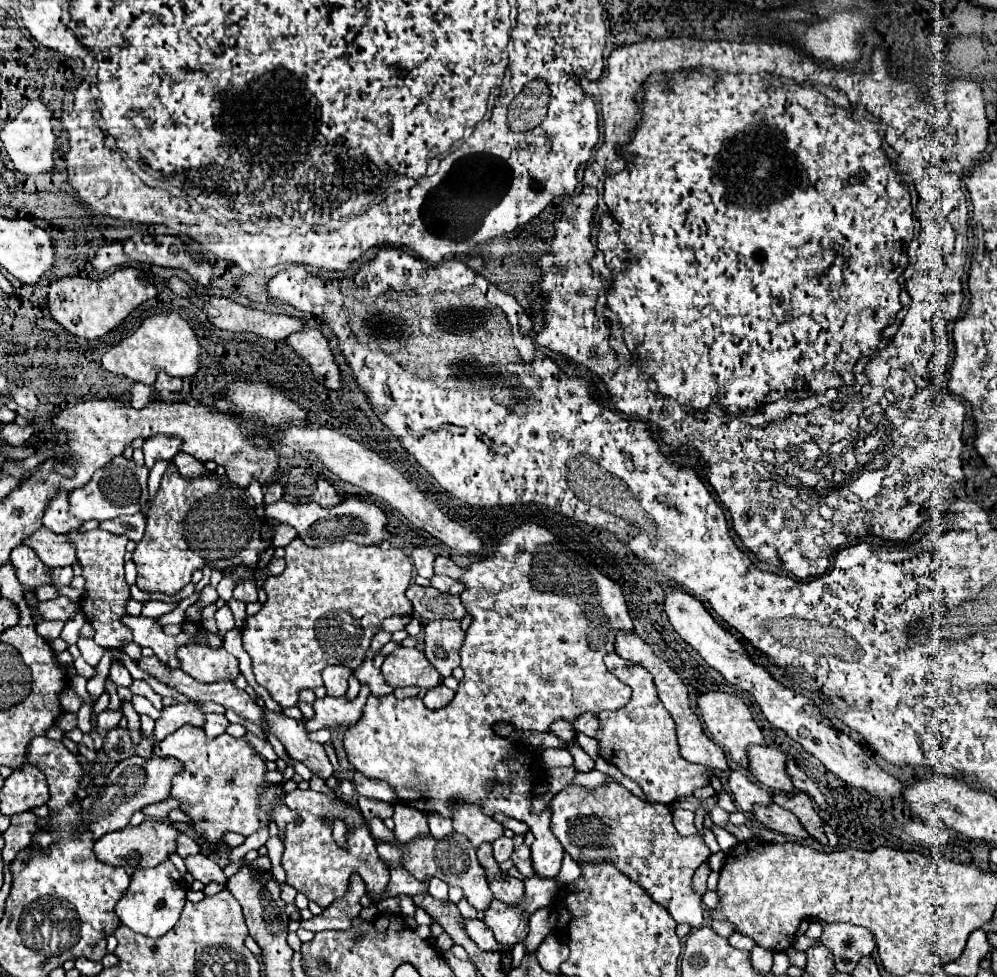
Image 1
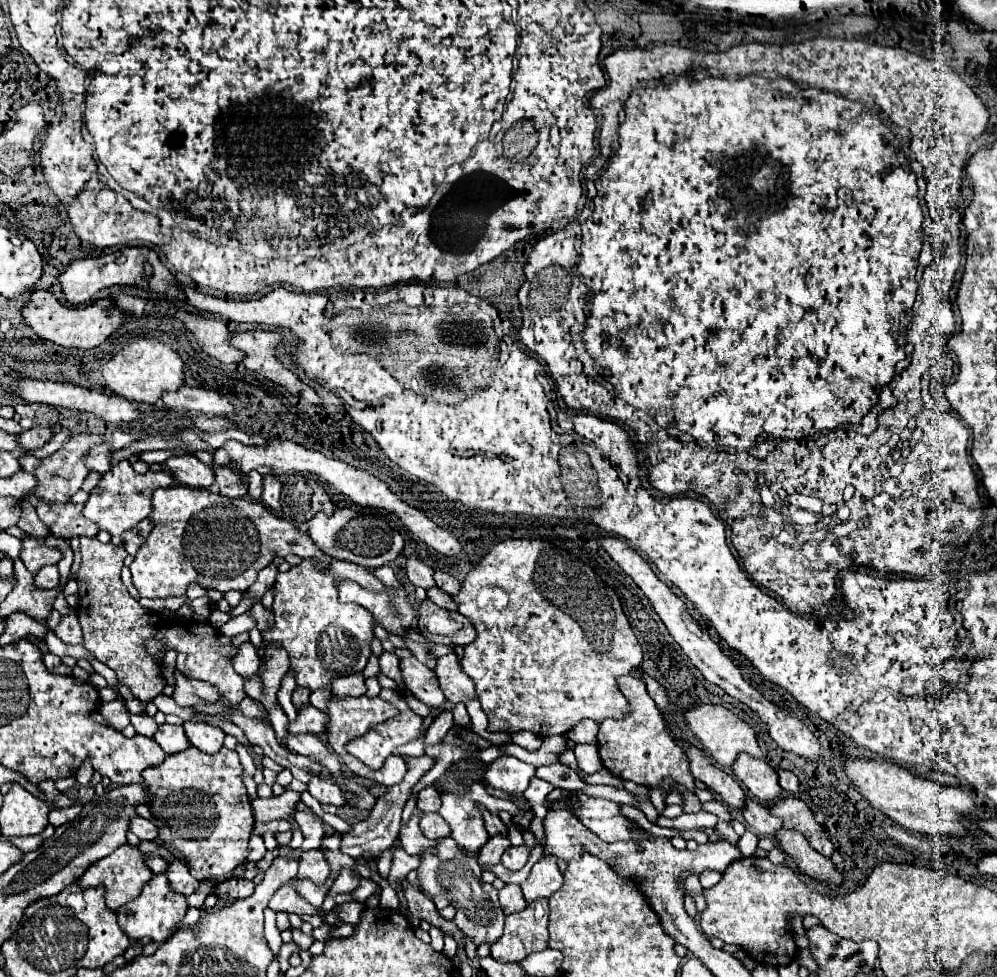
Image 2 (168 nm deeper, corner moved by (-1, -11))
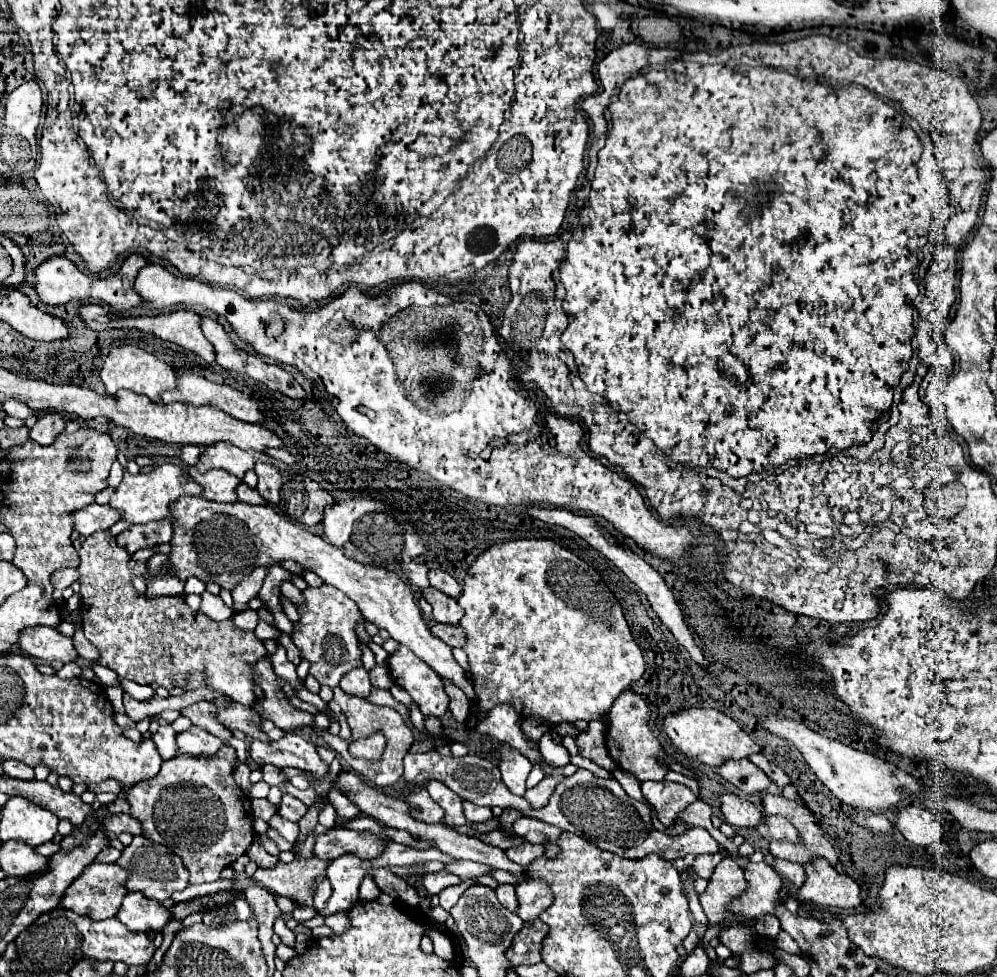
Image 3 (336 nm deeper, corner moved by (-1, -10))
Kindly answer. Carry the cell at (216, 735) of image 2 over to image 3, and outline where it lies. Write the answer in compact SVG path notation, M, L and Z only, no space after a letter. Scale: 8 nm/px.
M195 725L189 731L177 735L177 751L187 755L215 755L221 745L221 739Z

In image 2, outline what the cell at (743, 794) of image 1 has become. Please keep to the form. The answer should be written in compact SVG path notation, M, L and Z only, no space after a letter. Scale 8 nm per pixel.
M749 798L745 802L741 814L743 814L747 826L757 830L757 834L761 834L761 836L773 836L773 832L781 828L781 820L777 820L777 816L769 814L769 808L759 804L753 798Z

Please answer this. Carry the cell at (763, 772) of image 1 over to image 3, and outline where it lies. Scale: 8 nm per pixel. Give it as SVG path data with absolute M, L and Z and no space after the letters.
M749 759L725 761L721 767L717 767L717 775L749 795L765 793L771 785L771 779L761 769L757 769Z

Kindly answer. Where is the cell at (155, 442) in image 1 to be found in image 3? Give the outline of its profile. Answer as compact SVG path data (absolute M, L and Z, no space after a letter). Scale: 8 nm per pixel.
M187 467L187 473L191 475L191 479L197 479L197 483L201 483L201 487L205 487L205 499L207 501L217 501L217 503L235 503L237 499L237 485L241 483L241 479L237 479L235 475L227 473L227 471L209 471L209 473L197 473L195 467Z

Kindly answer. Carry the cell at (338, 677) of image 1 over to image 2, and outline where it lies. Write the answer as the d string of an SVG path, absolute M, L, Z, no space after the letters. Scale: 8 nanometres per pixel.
M353 674L353 676L341 676L337 680L333 680L333 696L343 698L343 696L361 696L365 694L365 678L361 674Z

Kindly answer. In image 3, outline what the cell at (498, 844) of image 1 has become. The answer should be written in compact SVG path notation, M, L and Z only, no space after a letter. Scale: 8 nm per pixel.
M521 843L521 845L517 845L517 847L511 847L511 849L507 851L507 857L509 857L511 861L515 861L517 865L527 867L533 859L541 857L543 853L545 853L545 845L533 845L533 847L529 847L529 843Z

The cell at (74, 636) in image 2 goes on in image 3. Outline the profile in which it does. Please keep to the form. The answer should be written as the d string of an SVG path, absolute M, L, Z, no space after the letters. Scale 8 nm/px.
M77 629L75 631L75 635L73 635L73 645L75 645L75 649L77 649L77 653L83 657L83 659L87 659L87 661L97 661L99 657L101 657L101 653L99 653L99 649L93 645L93 643L89 643L87 639L85 639L85 635L83 635L83 631L81 629Z

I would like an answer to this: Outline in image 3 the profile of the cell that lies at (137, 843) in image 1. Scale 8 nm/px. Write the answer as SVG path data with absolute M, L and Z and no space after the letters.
M91 863L85 867L85 871L67 887L67 891L63 893L63 899L61 899L61 907L63 909L69 909L77 915L87 915L95 921L101 921L101 919L109 919L109 917L115 917L119 907L121 907L121 899L127 895L125 891L125 871L121 871L121 867L115 867L113 863L105 865L105 863Z

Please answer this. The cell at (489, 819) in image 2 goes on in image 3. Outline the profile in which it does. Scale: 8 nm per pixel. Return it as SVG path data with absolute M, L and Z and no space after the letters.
M463 801L463 813L465 813L467 823L485 823L485 821L493 819L491 809L487 809L487 807L477 807L477 805L469 803L469 801Z

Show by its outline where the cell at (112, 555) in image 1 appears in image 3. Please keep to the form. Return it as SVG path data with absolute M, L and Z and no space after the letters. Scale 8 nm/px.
M97 531L89 535L79 549L79 573L81 573L81 617L83 617L83 633L85 637L101 651L99 663L103 667L113 669L119 677L135 681L139 685L149 685L151 689L165 687L167 691L175 685L181 689L195 687L213 687L227 693L233 701L241 705L255 703L253 689L253 667L255 663L267 655L263 641L253 631L243 631L233 625L233 621L213 621L201 611L191 611L183 601L185 597L153 597L147 599L139 595L133 587L133 571L129 569L131 555L115 543L115 535L111 531Z

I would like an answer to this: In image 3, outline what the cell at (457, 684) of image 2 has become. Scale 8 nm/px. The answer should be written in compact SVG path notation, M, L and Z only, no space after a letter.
M445 681L445 691L449 695L449 709L451 709L453 717L459 723L465 723L467 717L469 717L469 701L465 699L465 693L449 681Z

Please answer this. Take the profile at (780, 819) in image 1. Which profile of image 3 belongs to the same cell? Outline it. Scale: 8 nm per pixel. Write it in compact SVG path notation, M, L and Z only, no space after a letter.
M815 859L805 865L807 879L796 896L788 898L784 905L790 912L799 908L799 901L821 905L821 907L837 907L837 909L855 909L863 903L859 885L849 877L837 873L825 859Z

